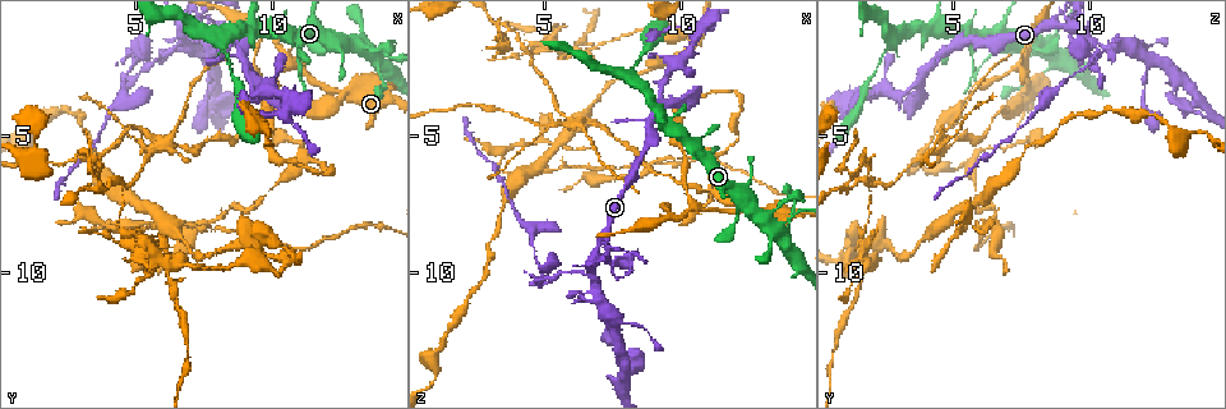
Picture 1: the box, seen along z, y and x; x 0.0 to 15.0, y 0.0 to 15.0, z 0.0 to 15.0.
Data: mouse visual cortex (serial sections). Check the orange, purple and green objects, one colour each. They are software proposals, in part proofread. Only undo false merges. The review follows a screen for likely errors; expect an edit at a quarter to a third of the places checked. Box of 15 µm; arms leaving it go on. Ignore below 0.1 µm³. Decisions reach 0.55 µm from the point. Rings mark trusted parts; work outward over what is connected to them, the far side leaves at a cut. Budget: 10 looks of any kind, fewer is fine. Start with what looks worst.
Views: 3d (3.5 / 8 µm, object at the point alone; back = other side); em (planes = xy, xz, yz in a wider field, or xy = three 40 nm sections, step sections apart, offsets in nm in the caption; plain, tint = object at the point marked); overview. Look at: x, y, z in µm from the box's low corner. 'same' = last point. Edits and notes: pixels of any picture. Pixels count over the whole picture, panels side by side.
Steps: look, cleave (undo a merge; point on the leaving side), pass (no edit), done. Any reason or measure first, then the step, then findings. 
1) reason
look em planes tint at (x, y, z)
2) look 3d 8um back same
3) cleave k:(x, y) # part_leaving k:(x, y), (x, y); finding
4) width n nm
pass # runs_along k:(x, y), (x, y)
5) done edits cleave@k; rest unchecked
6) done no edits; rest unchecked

three arms meet
look 3d 3.5um back at (10.6, 2.4, 7.6)

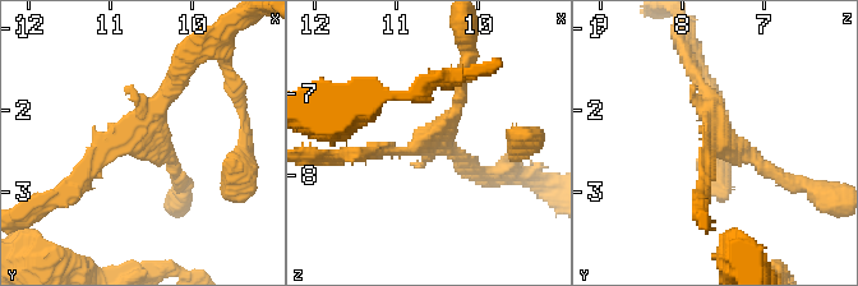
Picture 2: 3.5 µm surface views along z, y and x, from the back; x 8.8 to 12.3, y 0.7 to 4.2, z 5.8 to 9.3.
shape alone is not enough
look em xy step 3 tint at (10.70, 2.40, 7.55)

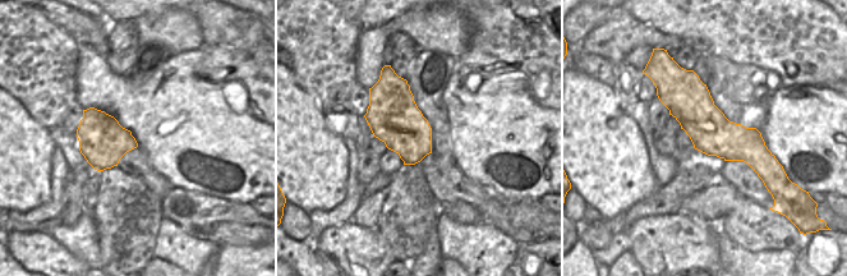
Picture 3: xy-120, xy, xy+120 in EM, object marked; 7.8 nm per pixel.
look em xy step 1 tint same

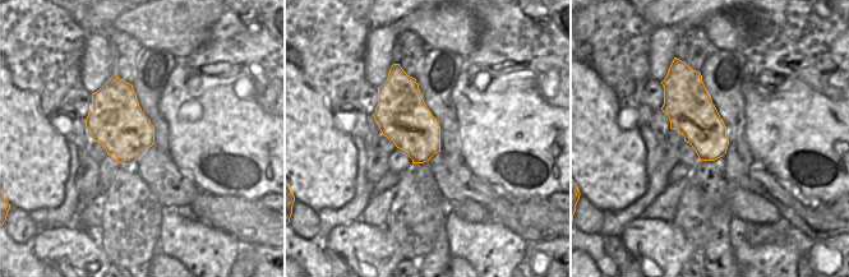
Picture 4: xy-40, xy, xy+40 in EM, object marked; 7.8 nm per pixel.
pass # runs_along 2:(69, 192), (116, 141), (164, 148), (175, 173); all the same cell

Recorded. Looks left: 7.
thick turns thin
look 3d 3.5um back at (10.2, 3.1, 5.9)

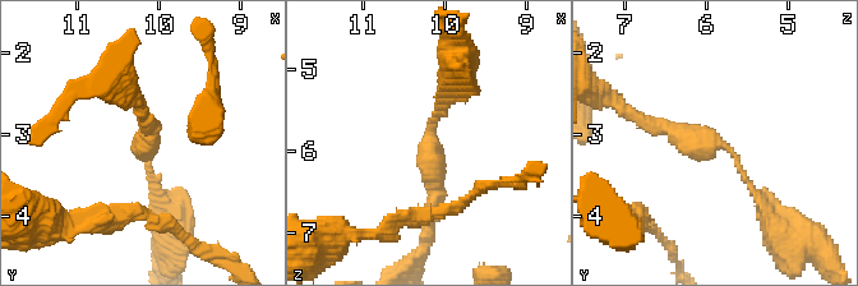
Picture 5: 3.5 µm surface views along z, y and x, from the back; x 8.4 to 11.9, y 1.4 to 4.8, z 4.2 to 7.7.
arm_widths 150, 200 nm; need the tissue
look em planes tint at (10.20, 3.15, 5.75)

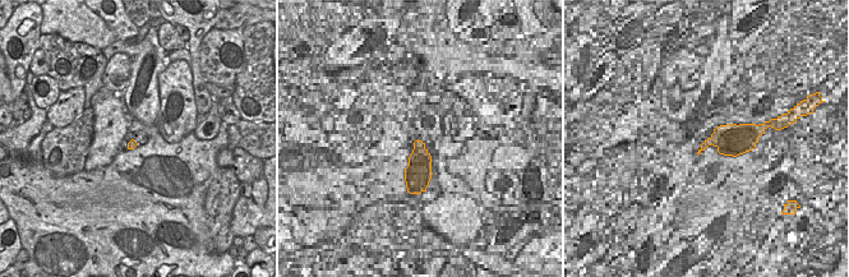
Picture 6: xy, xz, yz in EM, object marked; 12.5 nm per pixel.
pass # runs_along 5:(646, 123), (722, 142), (770, 213); all the same cell

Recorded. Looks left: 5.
abrupt turn
look 3d 3.5um at (12.0, 6.4, 3.3)

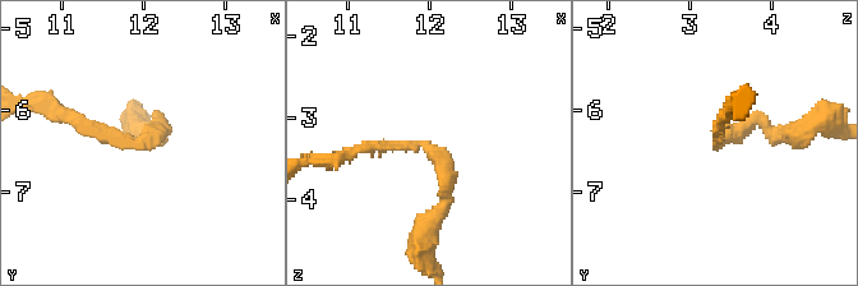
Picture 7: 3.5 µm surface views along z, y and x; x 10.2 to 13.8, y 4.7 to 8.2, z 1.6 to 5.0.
arm_widths 150, 200 nm
look em xy step 2 tint at (11.95, 6.35, 3.30)

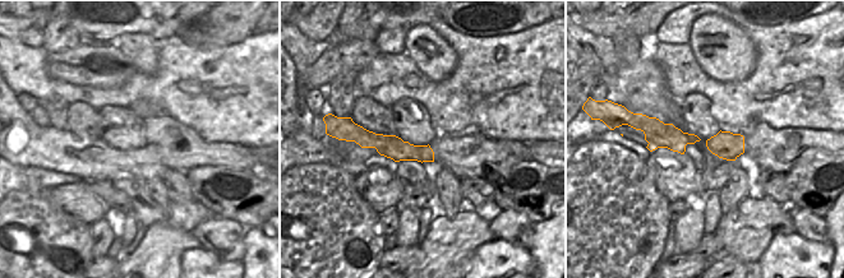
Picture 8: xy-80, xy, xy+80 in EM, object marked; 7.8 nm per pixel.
look em planes tint same

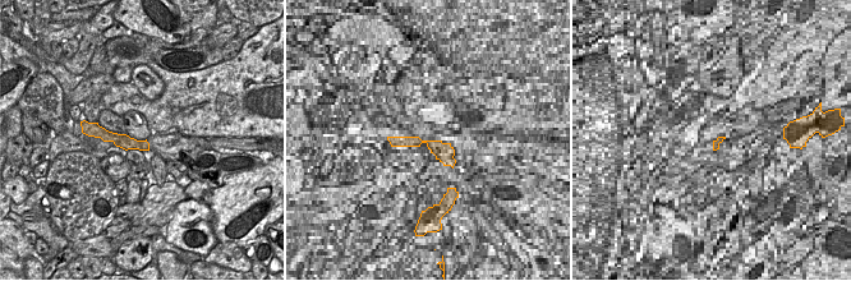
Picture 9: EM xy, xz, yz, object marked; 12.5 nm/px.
pass # runs_along 7:(349, 156), (427, 146), (446, 173), (442, 211); continuous, no second cell

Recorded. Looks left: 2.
done no edits; rest unchecked

